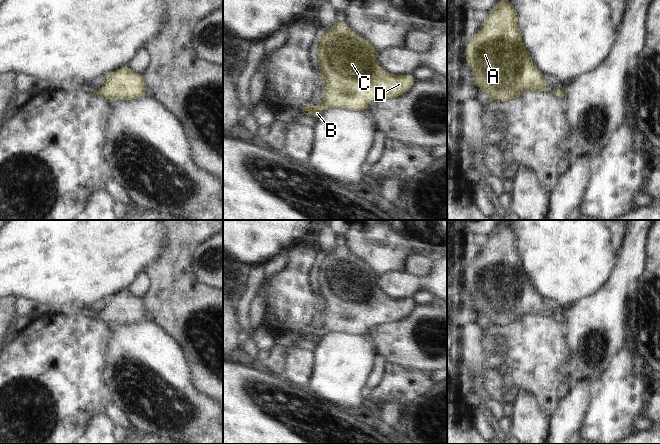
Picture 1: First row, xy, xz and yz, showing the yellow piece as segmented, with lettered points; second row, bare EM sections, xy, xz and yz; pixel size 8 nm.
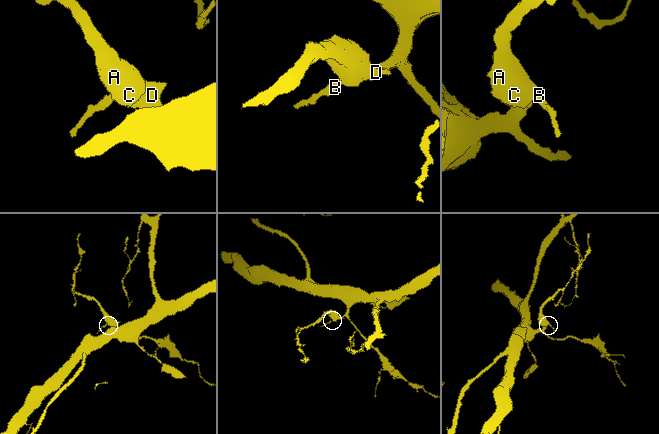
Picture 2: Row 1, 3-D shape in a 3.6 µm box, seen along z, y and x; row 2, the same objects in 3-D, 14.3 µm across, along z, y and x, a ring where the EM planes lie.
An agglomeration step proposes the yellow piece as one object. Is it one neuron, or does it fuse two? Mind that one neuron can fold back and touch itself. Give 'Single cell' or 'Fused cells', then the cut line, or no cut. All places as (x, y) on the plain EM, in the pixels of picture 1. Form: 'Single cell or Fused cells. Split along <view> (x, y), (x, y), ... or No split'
Single cell. No split.

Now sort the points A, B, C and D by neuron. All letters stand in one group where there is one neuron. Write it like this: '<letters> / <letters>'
A B C D

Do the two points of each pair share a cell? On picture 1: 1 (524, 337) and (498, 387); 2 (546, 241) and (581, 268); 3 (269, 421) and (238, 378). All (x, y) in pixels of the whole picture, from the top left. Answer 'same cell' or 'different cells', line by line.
1: same cell
2: same cell
3: same cell

